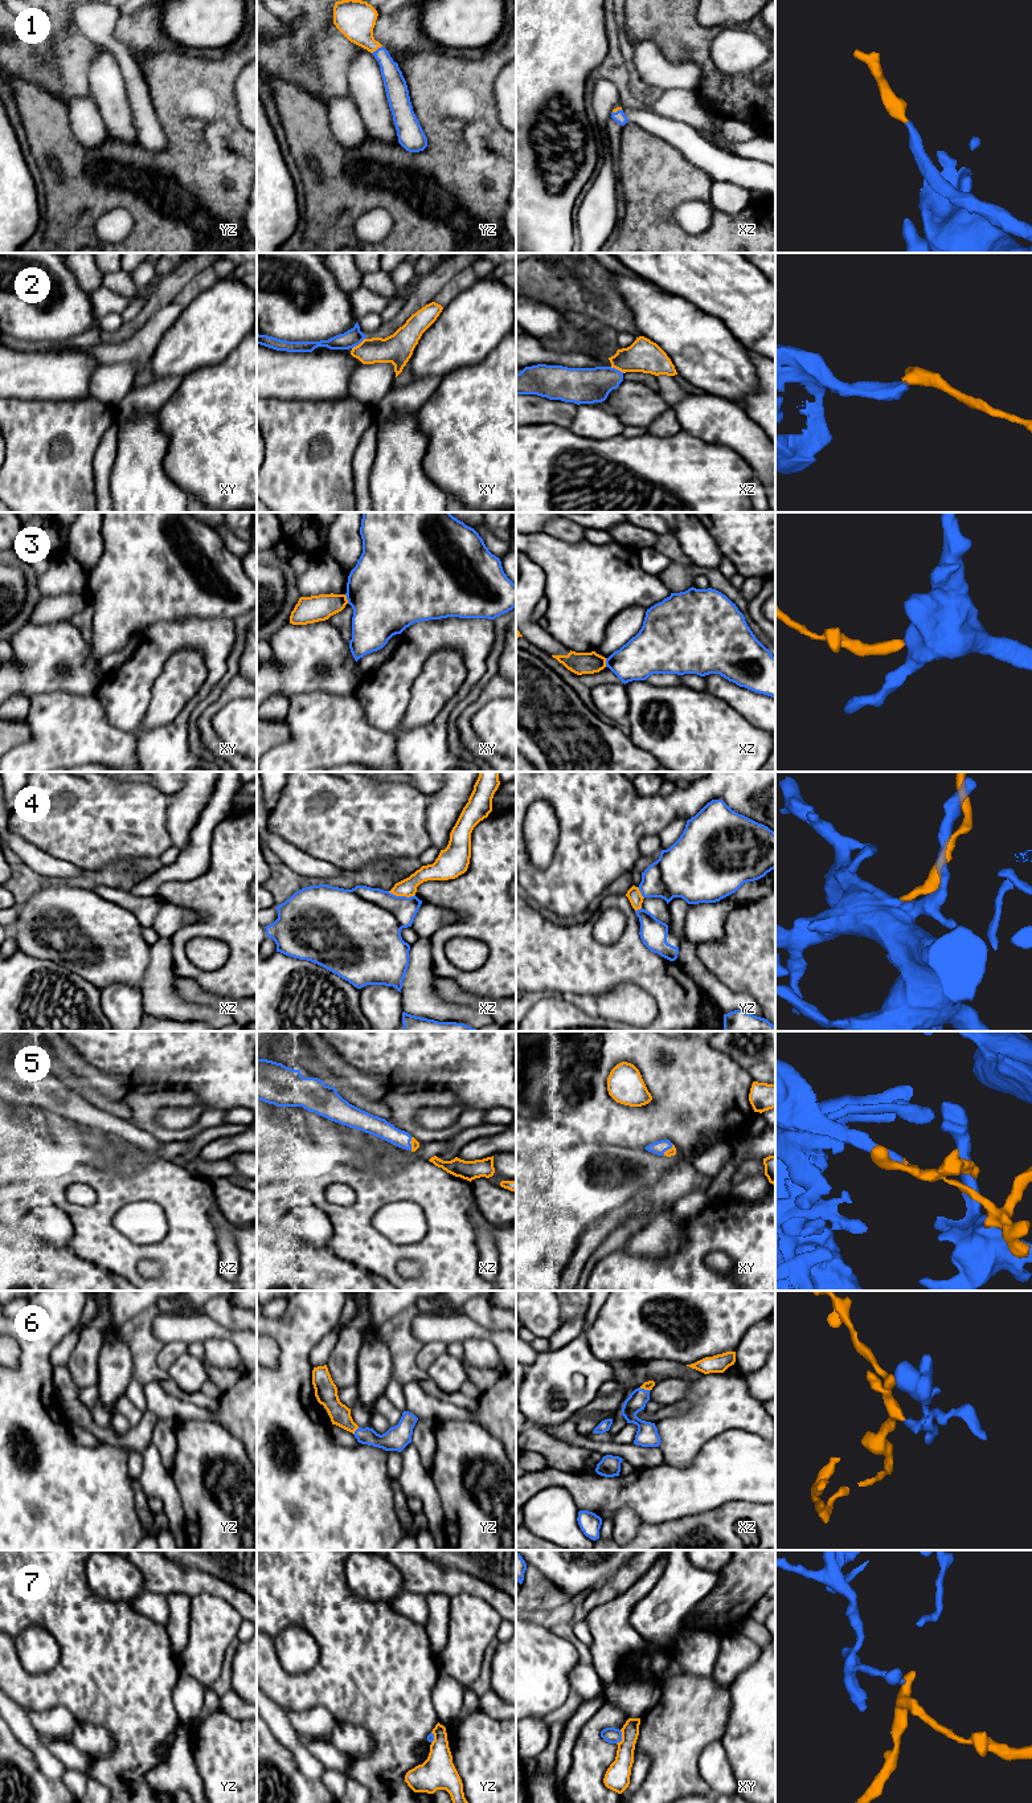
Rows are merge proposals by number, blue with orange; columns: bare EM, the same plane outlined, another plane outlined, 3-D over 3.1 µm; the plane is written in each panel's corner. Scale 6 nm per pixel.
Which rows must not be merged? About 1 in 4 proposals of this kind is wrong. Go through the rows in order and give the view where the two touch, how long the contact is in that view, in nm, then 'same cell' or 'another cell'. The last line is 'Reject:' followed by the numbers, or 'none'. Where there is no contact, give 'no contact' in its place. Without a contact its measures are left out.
1: contact in yz; length 80 nm; same cell
2: contact in xy; length 110 nm; another cell
3: contact in xy; length 60 nm; another cell
4: contact in xz; length 170 nm; same cell
5: contact in xy; length 90 nm; same cell
6: contact in yz; length 60 nm; same cell
7: contact in xy; length 90 nm; another cell
Reject: 2, 3, 7

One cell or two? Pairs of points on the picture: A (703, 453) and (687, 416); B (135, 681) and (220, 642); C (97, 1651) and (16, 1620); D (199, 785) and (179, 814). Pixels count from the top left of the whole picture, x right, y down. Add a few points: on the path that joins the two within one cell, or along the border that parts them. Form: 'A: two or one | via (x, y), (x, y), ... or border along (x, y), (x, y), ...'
A: two | border along (682, 429), (705, 441), (725, 446)
B: one | via (154, 658), (172, 640), (197, 640)
C: one | via (77, 1631), (61, 1615), (36, 1615)
D: one | via (196, 792), (184, 808)

